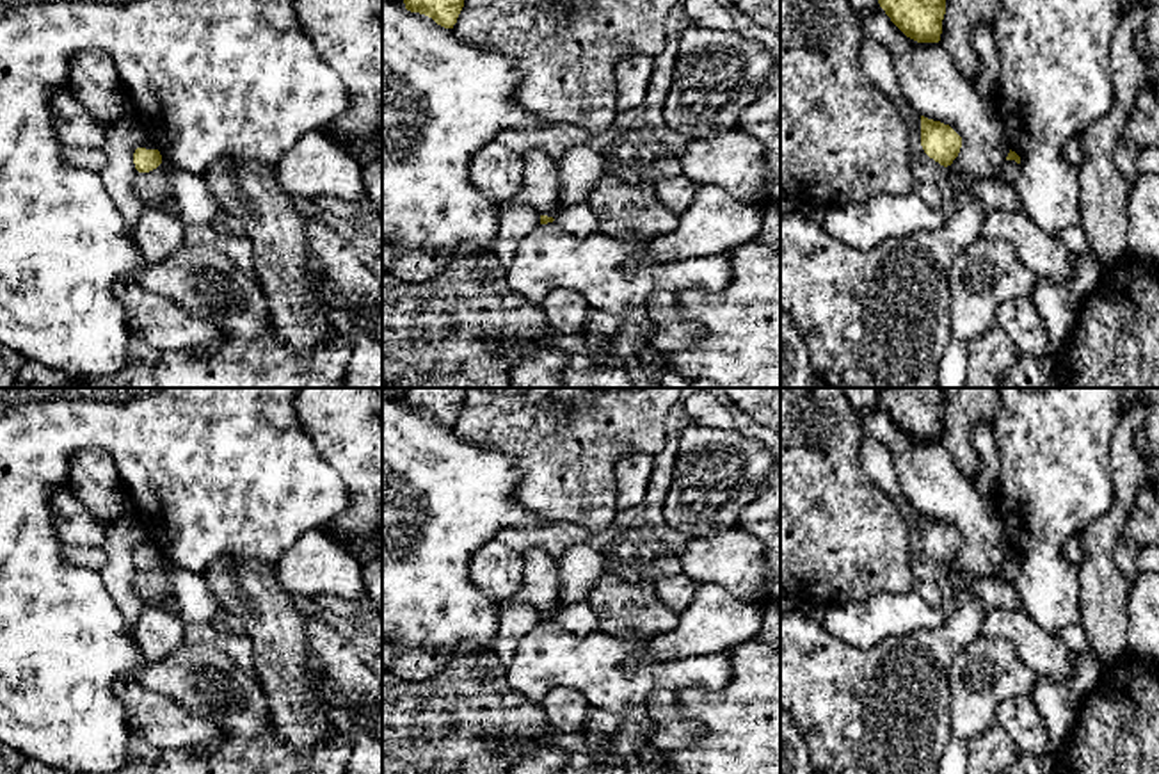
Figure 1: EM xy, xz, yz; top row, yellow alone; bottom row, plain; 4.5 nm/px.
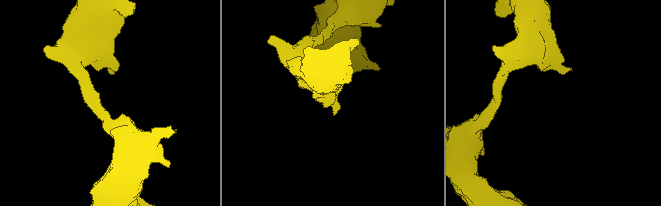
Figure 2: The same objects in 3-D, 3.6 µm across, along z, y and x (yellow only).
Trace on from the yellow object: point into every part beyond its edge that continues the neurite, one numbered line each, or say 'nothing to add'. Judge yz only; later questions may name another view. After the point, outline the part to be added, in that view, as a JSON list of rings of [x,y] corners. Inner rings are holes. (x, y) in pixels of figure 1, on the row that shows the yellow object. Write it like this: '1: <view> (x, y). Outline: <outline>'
nothing to add

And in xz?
nothing to add

